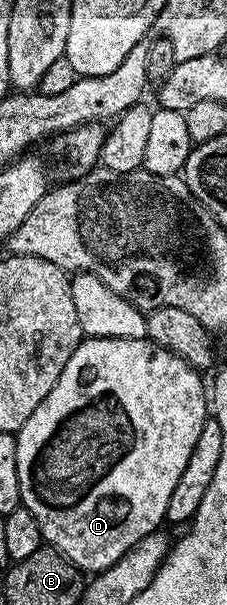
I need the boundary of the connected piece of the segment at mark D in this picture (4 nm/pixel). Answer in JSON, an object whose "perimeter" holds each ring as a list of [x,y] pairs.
{"perimeter":[[[86,338],[72,352],[68,364],[64,364],[64,372],[60,372],[60,380],[40,400],[40,408],[28,416],[28,420],[18,430],[16,435],[16,472],[20,476],[20,496],[22,505],[36,516],[36,524],[40,524],[42,541],[47,547],[60,551],[63,556],[79,570],[93,576],[102,570],[107,570],[124,552],[132,549],[140,540],[144,540],[154,530],[163,525],[168,508],[168,500],[176,489],[176,483],[184,473],[184,467],[192,457],[192,448],[196,448],[204,424],[208,420],[208,390],[202,387],[203,375],[194,367],[189,366],[180,356],[168,352],[162,346],[157,346],[149,338],[128,340],[127,338]]]}

